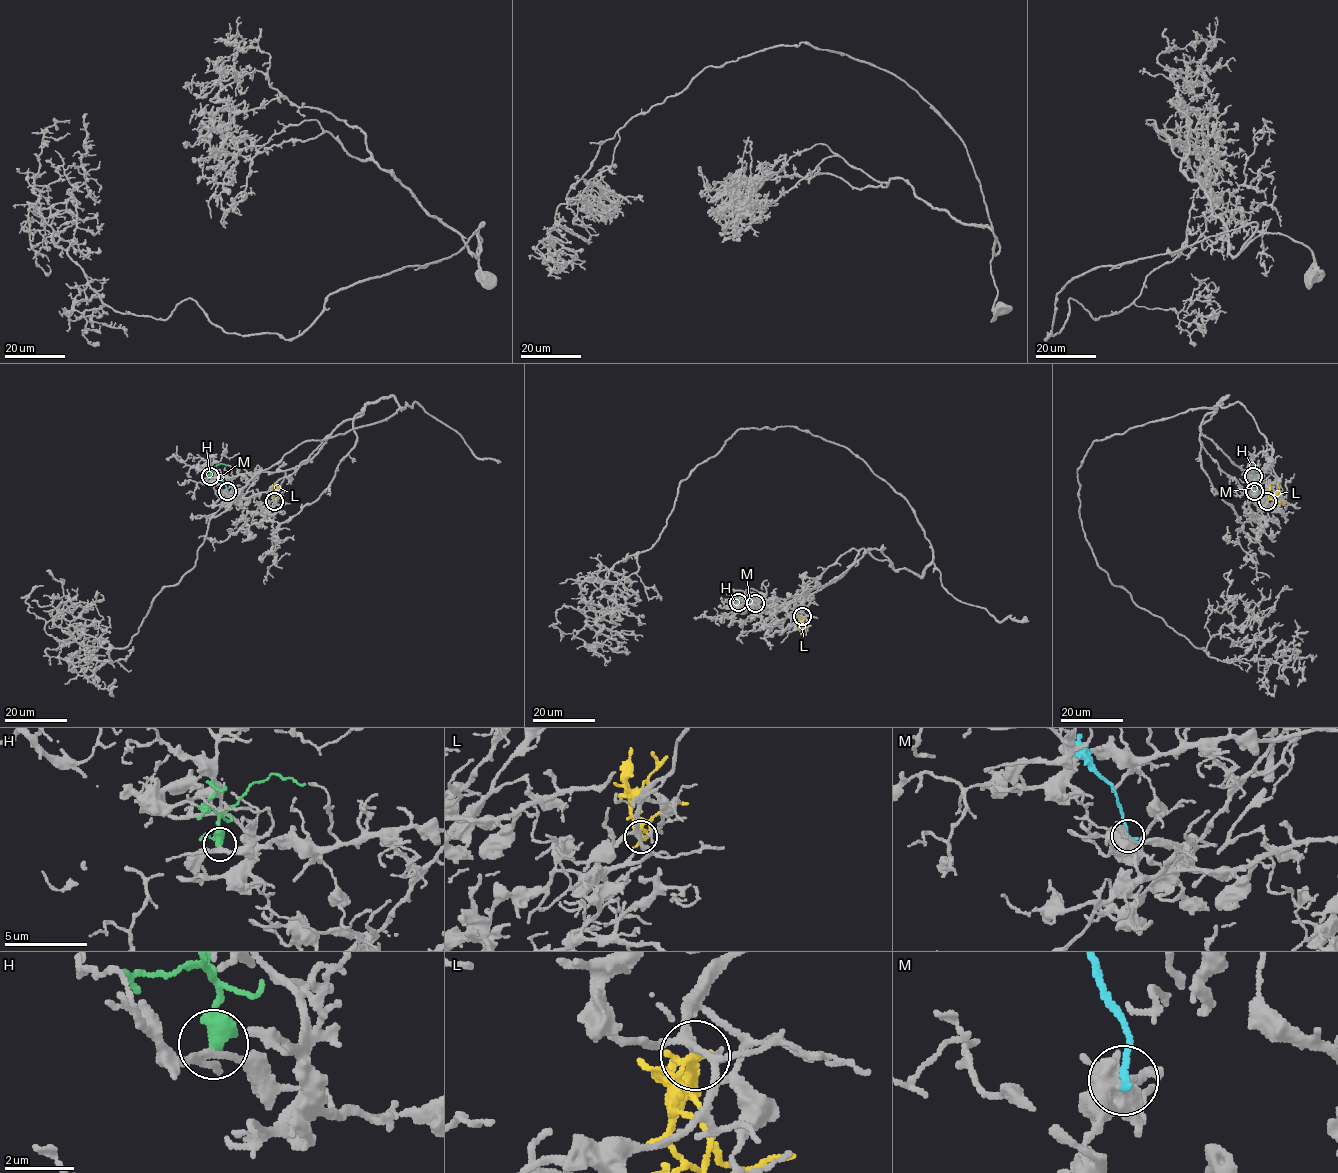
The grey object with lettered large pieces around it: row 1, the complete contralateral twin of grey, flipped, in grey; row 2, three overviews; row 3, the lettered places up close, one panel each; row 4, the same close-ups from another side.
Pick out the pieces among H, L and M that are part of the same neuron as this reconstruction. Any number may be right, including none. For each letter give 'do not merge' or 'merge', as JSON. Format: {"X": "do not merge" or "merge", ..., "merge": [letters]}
{"H": "do not merge", "L": "do not merge", "M": "do not merge", "merge": []}

